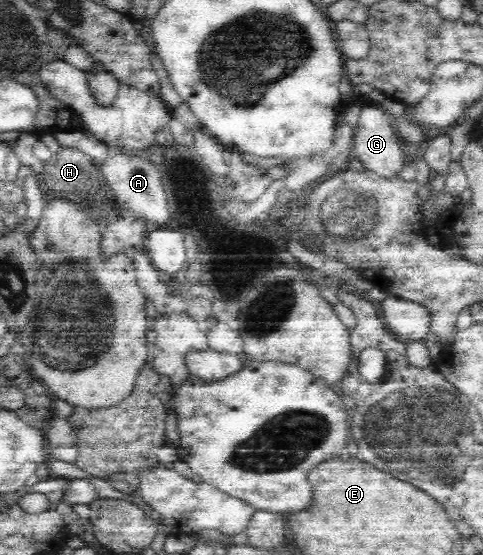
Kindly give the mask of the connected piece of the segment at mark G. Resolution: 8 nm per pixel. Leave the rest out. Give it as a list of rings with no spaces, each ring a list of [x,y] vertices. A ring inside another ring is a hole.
[[[363,106],[354,128],[351,149],[364,166],[364,170],[370,170],[384,178],[391,178],[397,176],[397,173],[403,169],[406,162],[395,130],[393,118],[381,107]]]

